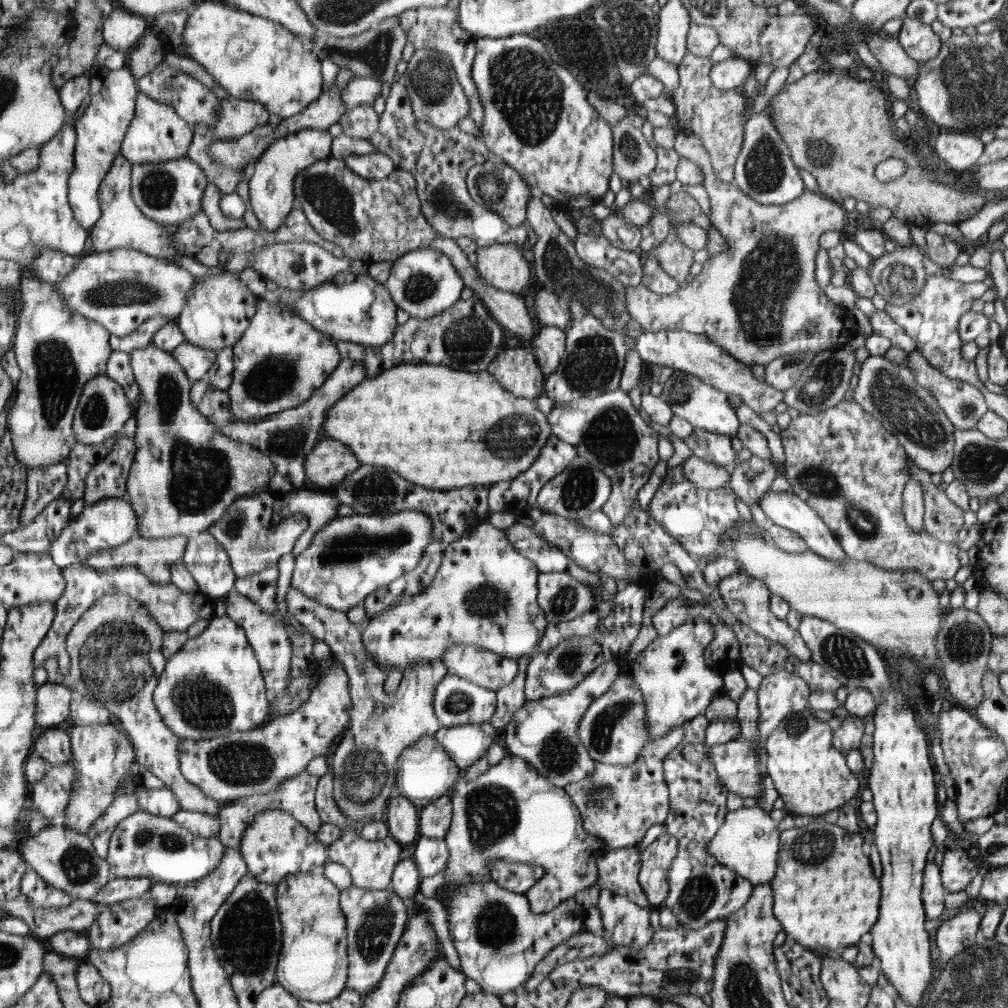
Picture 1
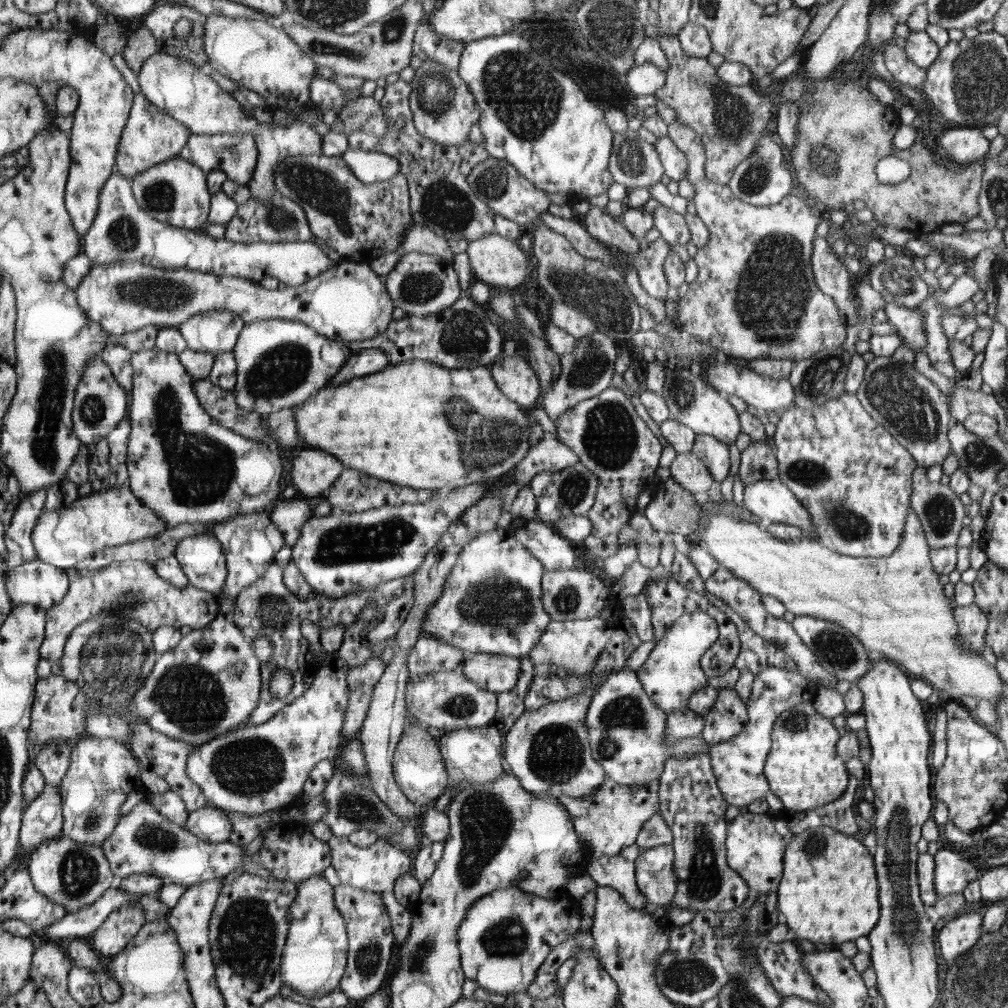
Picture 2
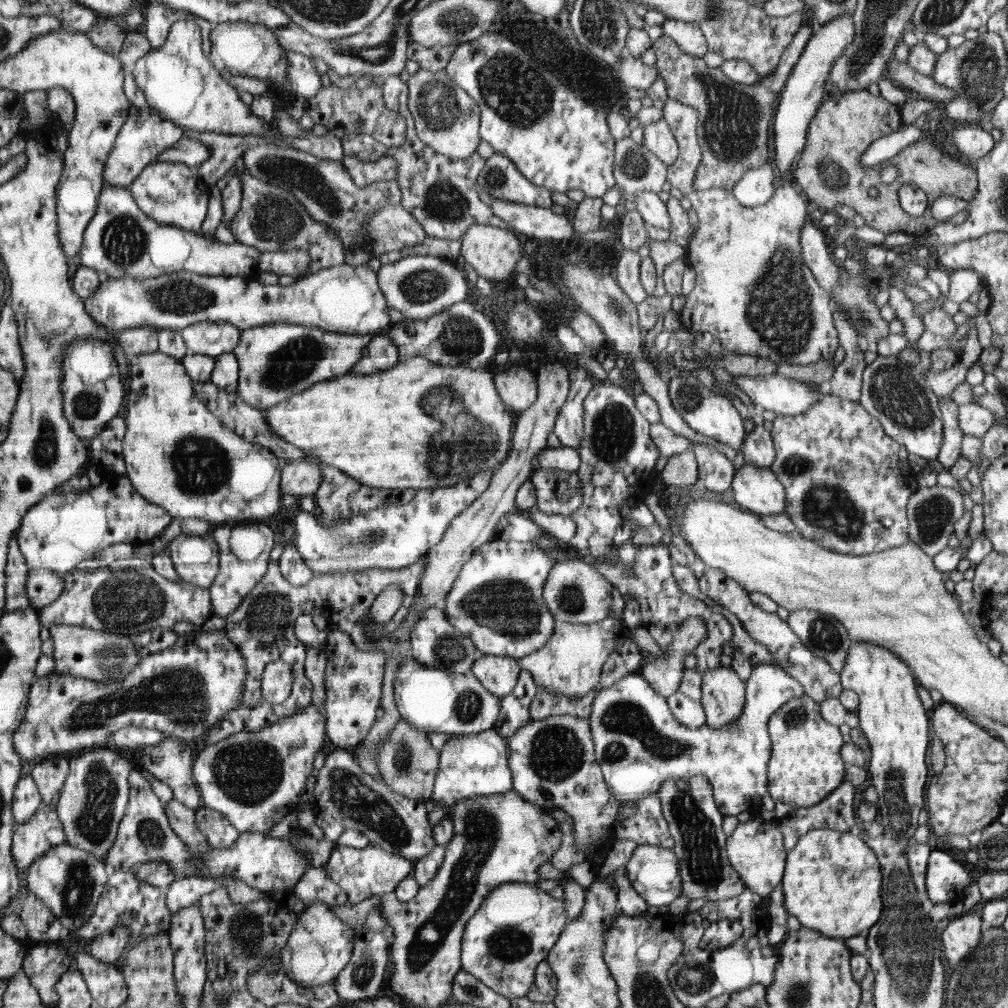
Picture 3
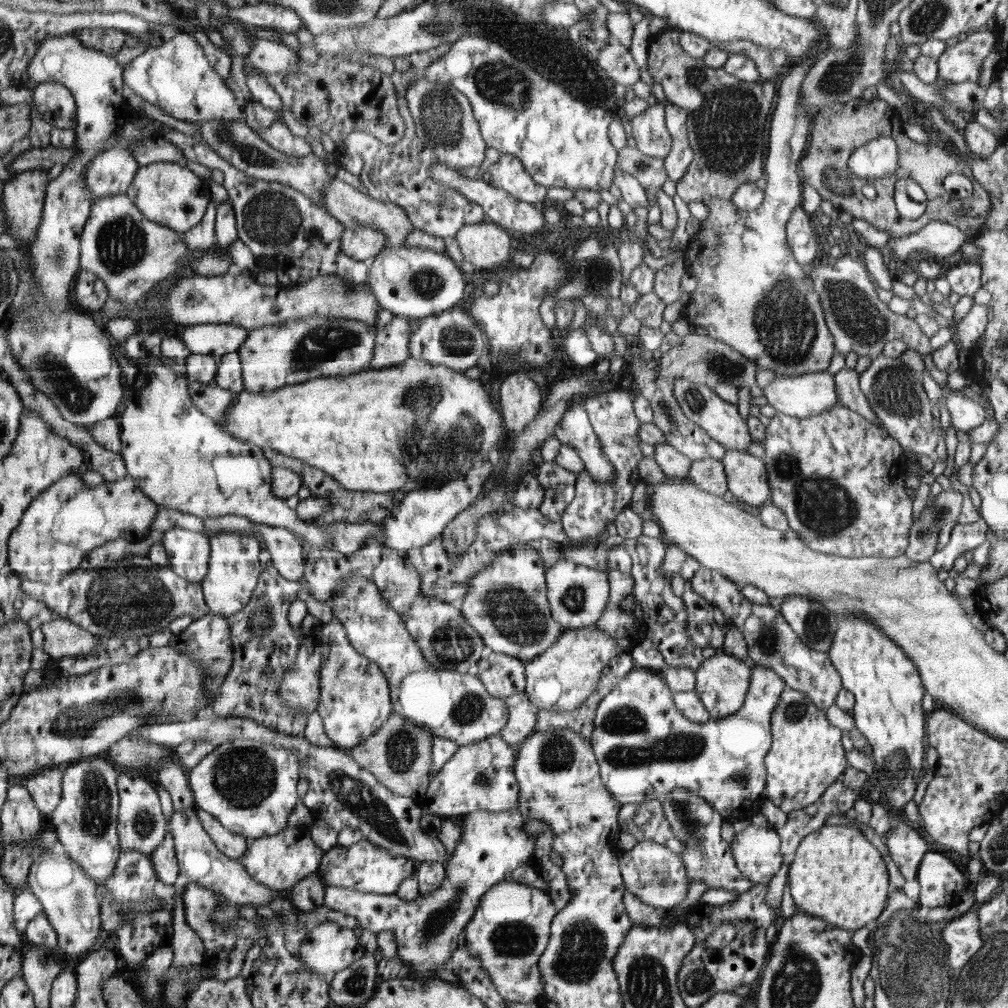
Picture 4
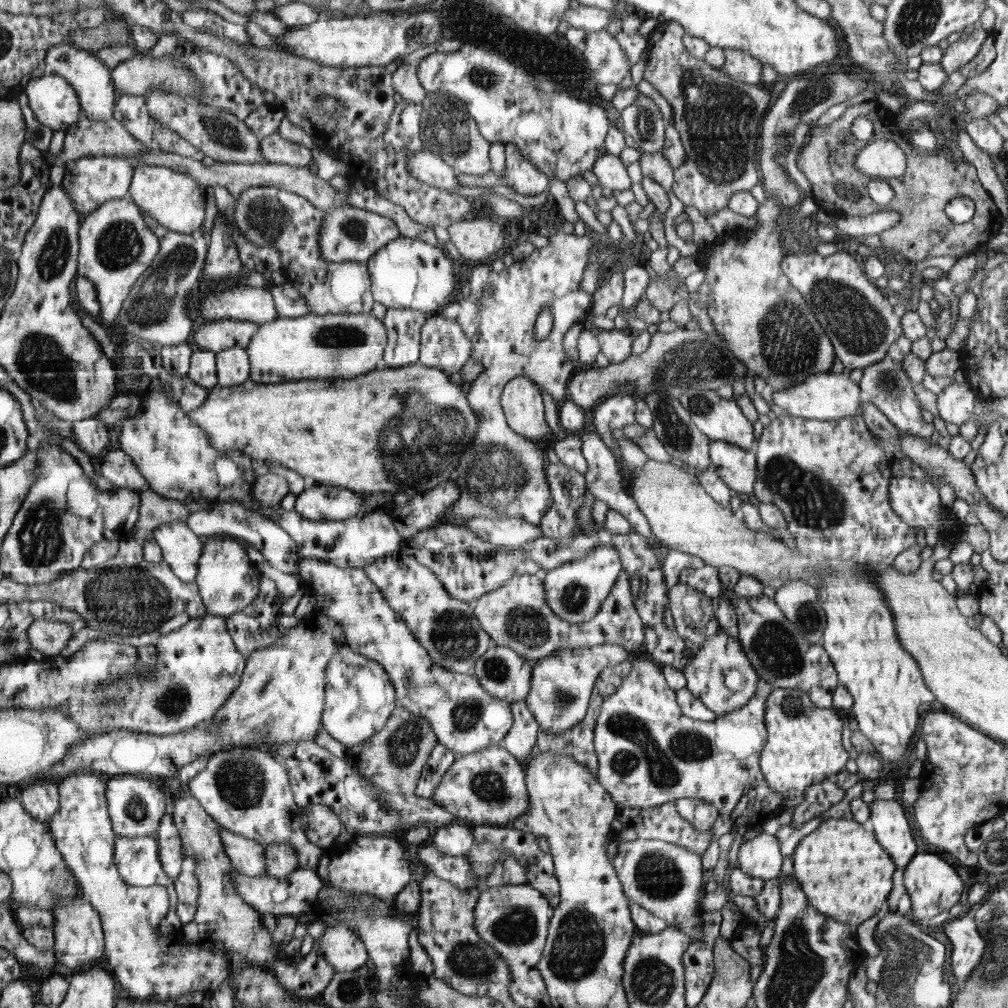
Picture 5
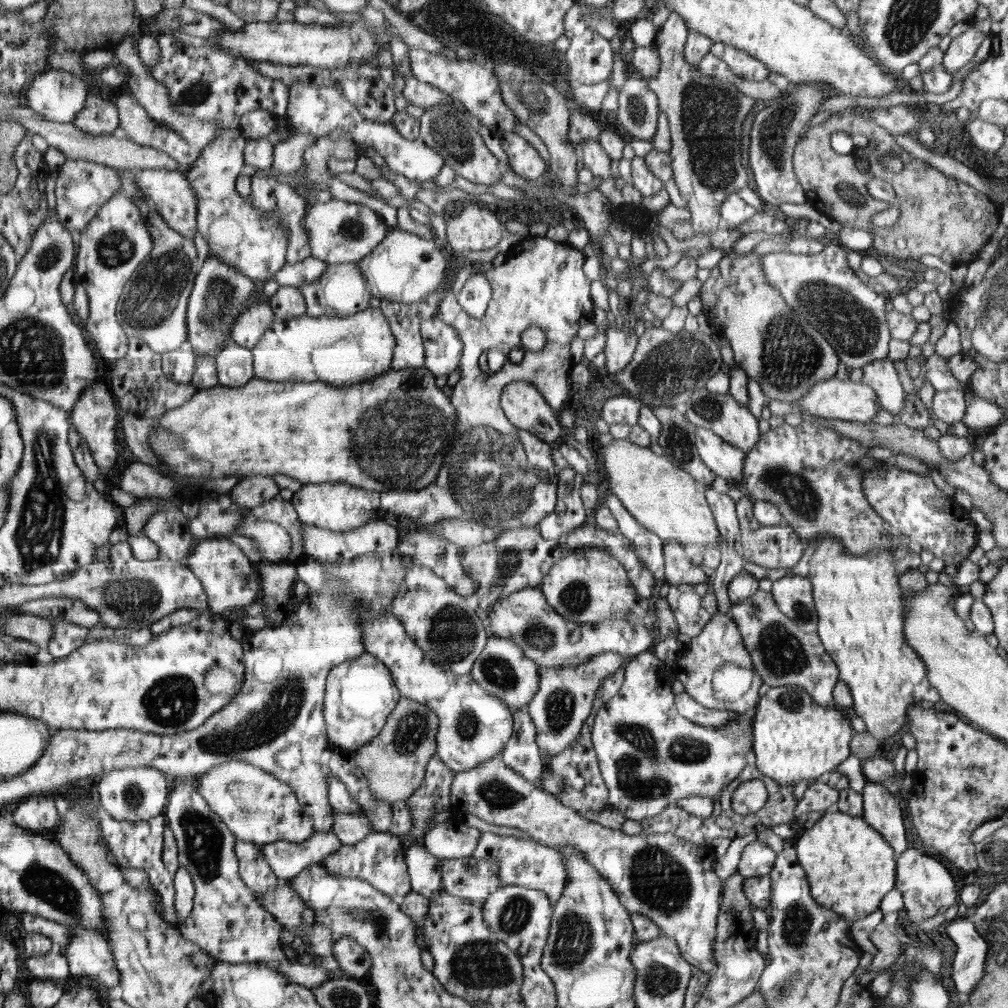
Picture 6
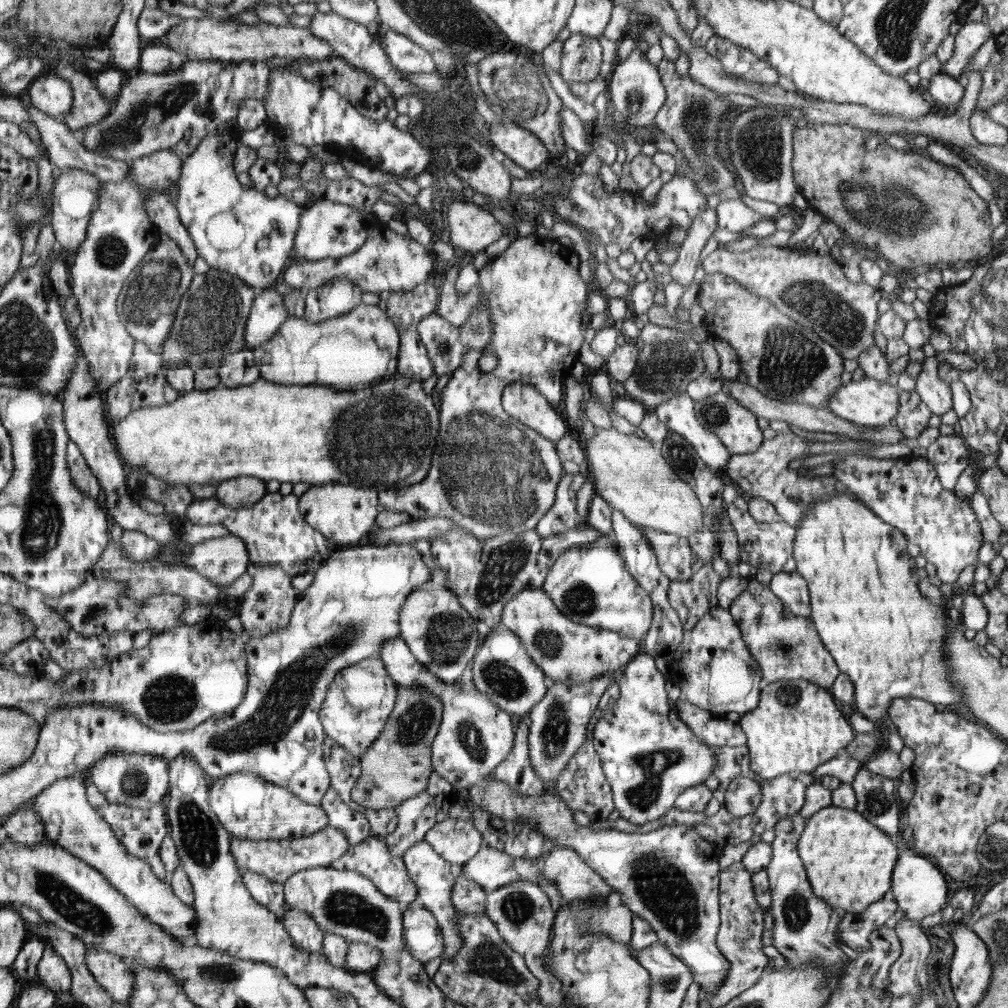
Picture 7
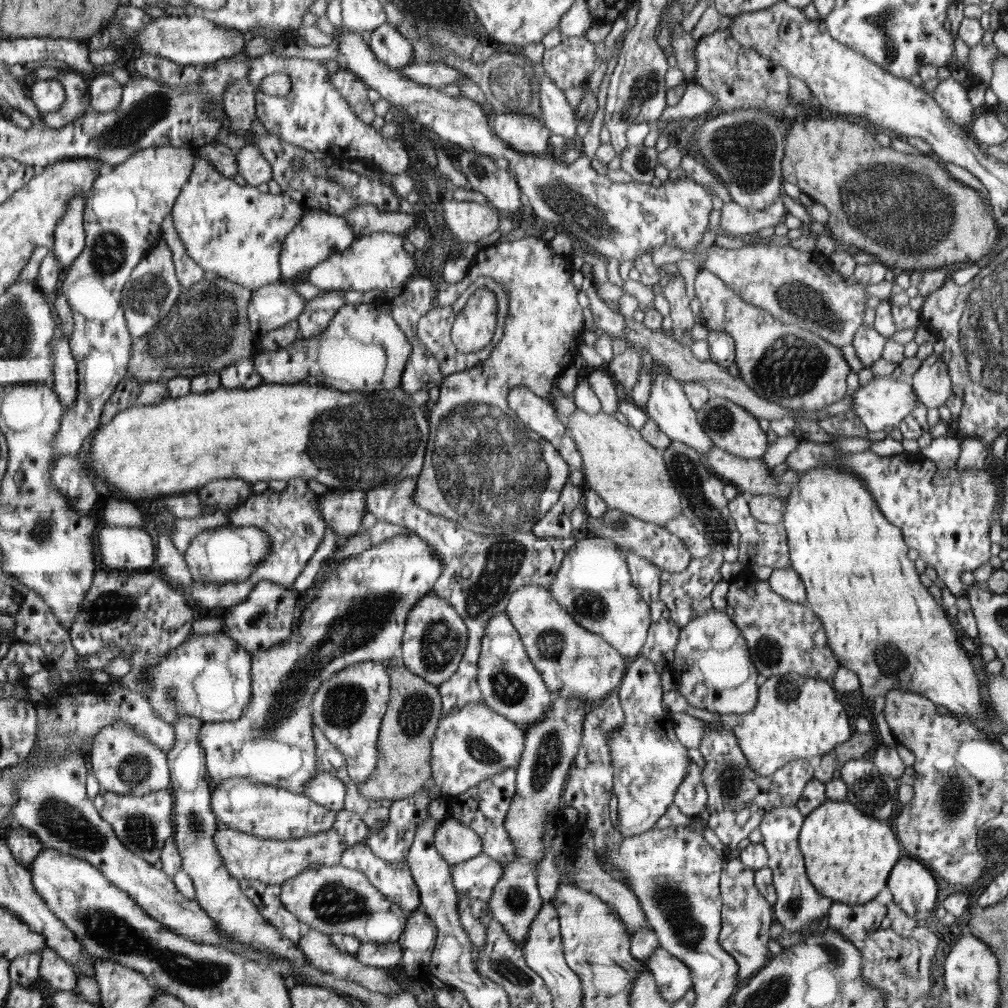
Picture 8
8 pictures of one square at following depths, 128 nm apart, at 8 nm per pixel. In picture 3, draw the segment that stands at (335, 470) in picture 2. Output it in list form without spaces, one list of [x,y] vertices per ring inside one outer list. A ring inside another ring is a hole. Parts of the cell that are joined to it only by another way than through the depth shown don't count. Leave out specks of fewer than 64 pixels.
[[[307,457],[302,463],[285,462],[281,468],[279,485],[282,495],[302,498],[314,496],[319,491],[322,471],[318,459]]]

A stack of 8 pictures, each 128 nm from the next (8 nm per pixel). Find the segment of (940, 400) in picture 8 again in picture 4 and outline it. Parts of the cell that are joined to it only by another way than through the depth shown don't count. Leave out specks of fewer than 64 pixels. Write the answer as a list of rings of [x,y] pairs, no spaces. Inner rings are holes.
[[[952,389],[945,393],[943,401],[956,431],[968,433],[981,424],[985,424],[986,411],[984,407],[968,398],[960,389]]]

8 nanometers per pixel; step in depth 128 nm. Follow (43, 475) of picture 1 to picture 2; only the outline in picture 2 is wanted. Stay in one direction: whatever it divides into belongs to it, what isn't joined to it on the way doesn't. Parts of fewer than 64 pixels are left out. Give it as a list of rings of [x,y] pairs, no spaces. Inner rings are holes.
[[[52,485],[26,495],[14,511],[10,526],[4,533],[4,544],[8,551],[8,568],[18,567],[37,558],[31,541],[31,532],[39,514],[45,508],[48,488],[52,488]]]

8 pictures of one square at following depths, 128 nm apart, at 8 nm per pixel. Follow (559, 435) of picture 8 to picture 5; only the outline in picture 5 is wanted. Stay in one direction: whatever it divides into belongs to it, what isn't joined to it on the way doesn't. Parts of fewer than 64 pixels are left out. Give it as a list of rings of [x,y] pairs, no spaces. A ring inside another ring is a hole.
[[[525,376],[506,384],[502,392],[502,407],[512,432],[530,440],[548,438],[550,426],[544,420],[542,392]]]

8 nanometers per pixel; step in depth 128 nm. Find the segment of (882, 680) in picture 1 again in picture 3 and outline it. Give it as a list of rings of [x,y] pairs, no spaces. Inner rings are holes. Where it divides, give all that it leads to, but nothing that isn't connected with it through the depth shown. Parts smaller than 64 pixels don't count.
[[[808,609],[792,611],[787,623],[798,634],[804,646],[841,674],[853,642],[843,623],[837,623],[836,618],[828,613]]]

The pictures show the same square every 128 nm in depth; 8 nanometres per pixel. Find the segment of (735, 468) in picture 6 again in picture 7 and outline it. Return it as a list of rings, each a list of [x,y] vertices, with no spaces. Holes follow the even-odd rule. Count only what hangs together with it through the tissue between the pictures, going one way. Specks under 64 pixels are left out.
[[[684,392],[663,401],[654,412],[667,429],[674,430],[695,448],[699,458],[714,472],[724,470],[730,460],[730,451],[694,415],[694,401]]]

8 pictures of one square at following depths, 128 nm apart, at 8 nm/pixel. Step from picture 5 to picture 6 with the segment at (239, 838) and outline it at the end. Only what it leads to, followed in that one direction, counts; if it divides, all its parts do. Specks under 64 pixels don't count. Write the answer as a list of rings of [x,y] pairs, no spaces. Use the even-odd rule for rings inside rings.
[[[236,839],[235,848],[242,879],[256,895],[263,894],[279,885],[279,878],[272,872],[263,854],[259,852],[259,845]]]

